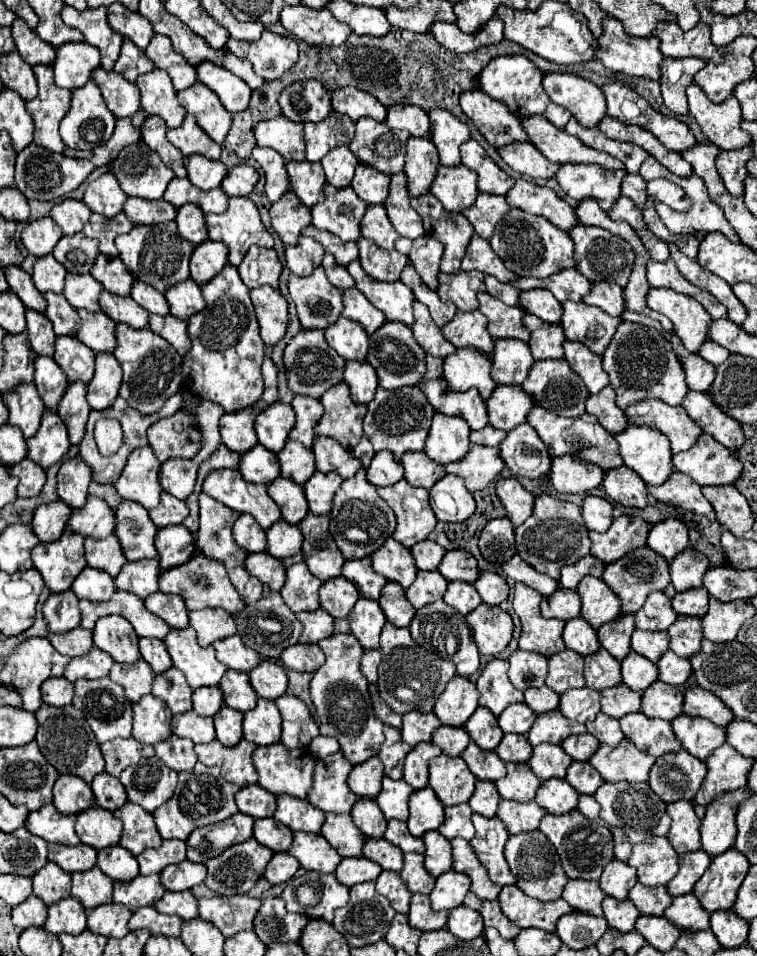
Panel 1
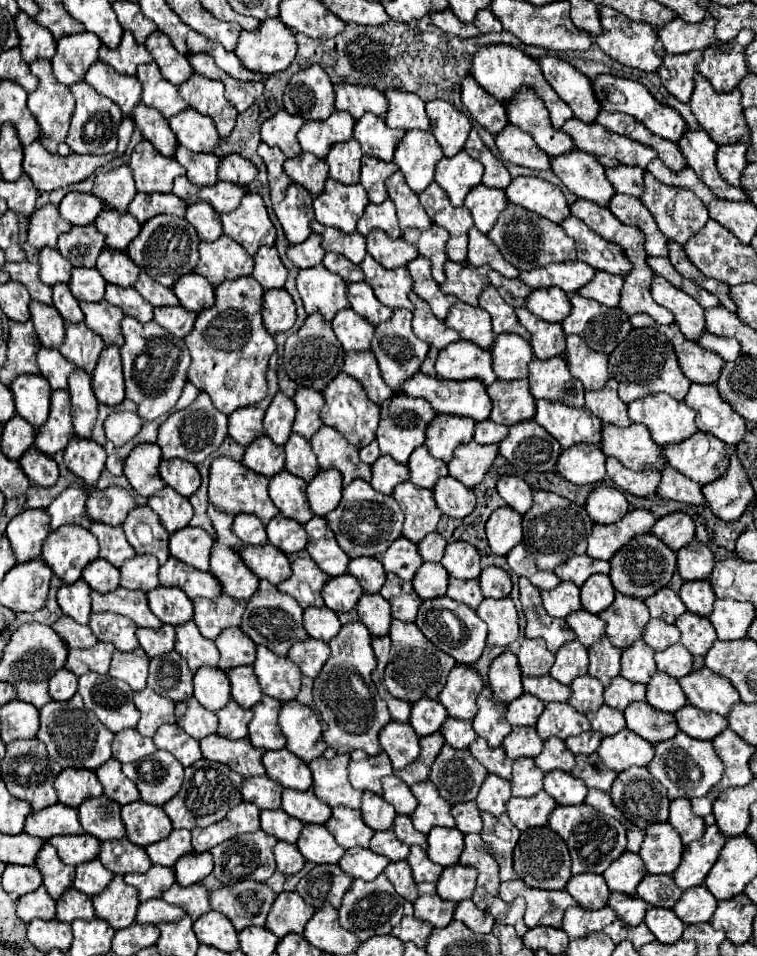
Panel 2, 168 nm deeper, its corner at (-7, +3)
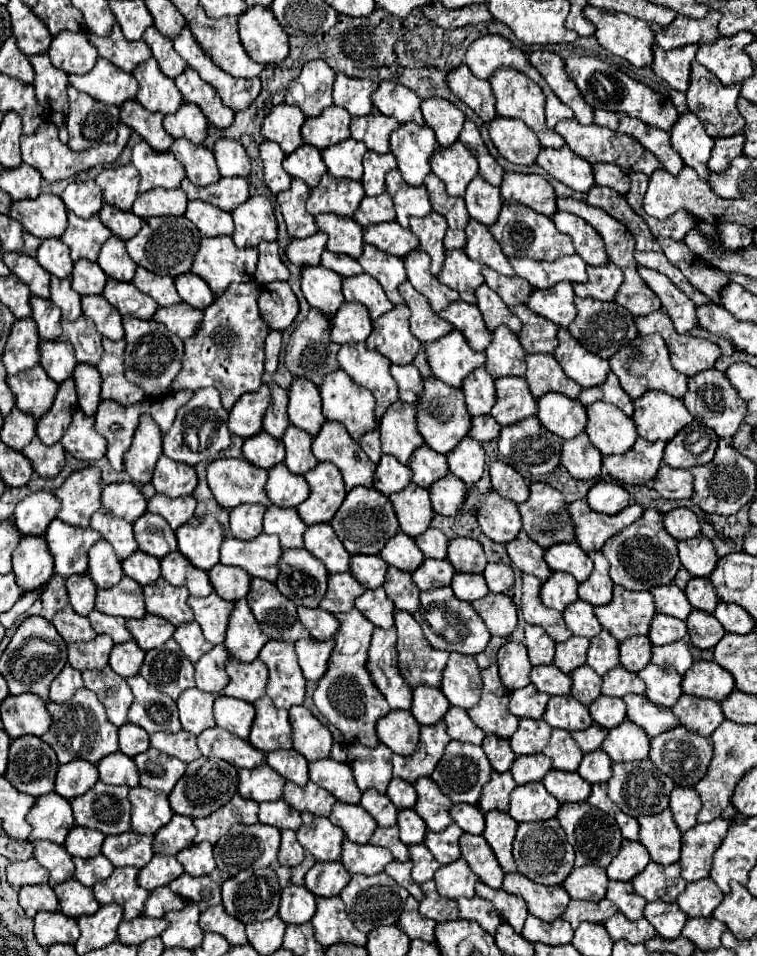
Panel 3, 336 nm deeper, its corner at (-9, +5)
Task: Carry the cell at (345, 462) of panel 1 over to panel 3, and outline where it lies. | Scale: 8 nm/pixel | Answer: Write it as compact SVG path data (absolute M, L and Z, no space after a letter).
M325 420L319 434L313 438L313 454L321 462L333 462L343 474L345 490L355 486L373 486L375 464L367 458L359 444L335 420Z

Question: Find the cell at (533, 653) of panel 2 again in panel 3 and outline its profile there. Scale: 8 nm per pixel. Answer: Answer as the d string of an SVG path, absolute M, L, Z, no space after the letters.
M527 624L525 626L525 646L529 652L529 662L537 664L551 664L555 654L555 642L547 636L547 632L539 626Z

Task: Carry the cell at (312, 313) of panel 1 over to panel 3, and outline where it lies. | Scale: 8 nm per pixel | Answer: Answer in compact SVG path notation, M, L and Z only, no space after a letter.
M323 266L303 268L301 290L311 308L317 308L327 316L333 316L345 300L341 294L341 276Z

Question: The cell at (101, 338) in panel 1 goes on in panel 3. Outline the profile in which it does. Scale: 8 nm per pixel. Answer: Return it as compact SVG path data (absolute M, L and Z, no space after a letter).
M83 296L81 308L83 308L83 314L95 322L97 330L103 336L107 336L109 340L123 338L121 314L103 296Z

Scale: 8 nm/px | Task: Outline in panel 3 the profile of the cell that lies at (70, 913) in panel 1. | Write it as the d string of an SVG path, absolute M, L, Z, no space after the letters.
M73 878L57 884L53 890L59 898L59 906L61 906L61 912L65 916L79 918L79 916L85 916L85 914L95 914L101 906L99 902L95 902L93 890L83 886L81 882L77 882Z

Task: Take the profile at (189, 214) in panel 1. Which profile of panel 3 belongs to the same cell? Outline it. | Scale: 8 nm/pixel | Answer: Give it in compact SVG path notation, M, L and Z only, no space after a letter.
M193 200L187 206L185 216L199 228L201 236L225 236L233 234L233 218L229 212L219 210L203 200Z

